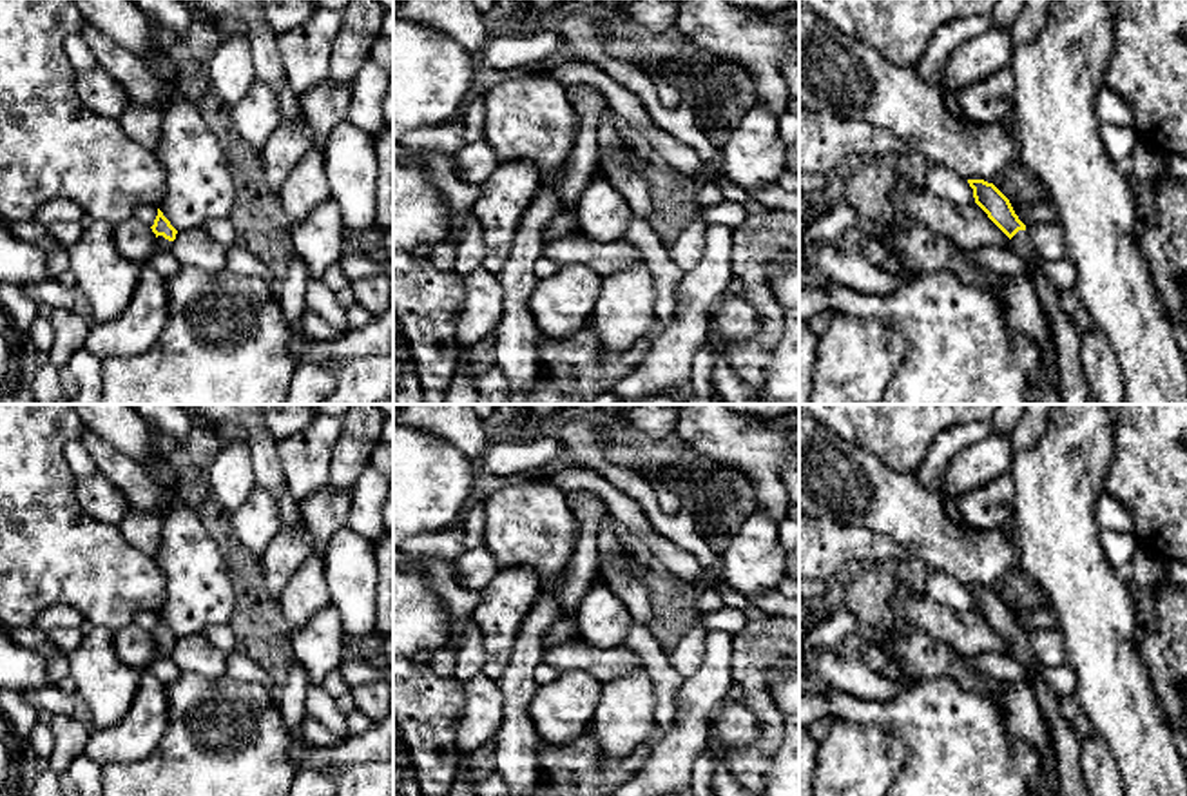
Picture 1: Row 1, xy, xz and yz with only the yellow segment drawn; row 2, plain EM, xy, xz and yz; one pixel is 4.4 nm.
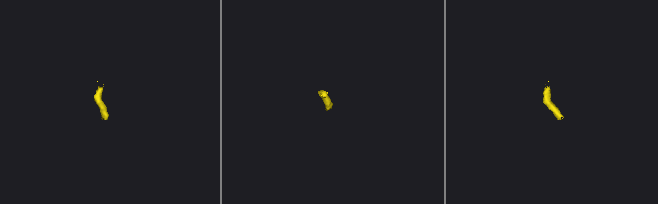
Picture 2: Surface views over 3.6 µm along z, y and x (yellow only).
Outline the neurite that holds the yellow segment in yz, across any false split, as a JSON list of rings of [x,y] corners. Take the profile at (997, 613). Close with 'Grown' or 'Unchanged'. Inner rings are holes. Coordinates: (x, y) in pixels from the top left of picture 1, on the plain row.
[[[968,586],[968,589],[973,595],[975,609],[1011,646],[1009,655],[1035,678],[1033,691],[1047,720],[1057,758],[1058,796],[1089,796],[1078,765],[1084,740],[1060,713],[1060,698],[1053,687],[1040,678],[1042,664],[1035,656],[1026,631],[1015,620],[1009,606],[993,589],[984,586]]]. Grown

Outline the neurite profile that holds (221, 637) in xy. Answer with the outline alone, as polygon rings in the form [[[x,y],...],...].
[[[228,624],[210,626],[201,635],[225,656],[236,651],[236,638]]]

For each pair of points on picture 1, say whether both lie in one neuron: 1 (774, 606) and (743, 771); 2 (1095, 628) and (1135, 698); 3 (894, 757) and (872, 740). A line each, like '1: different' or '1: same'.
1: different
2: same
3: same

